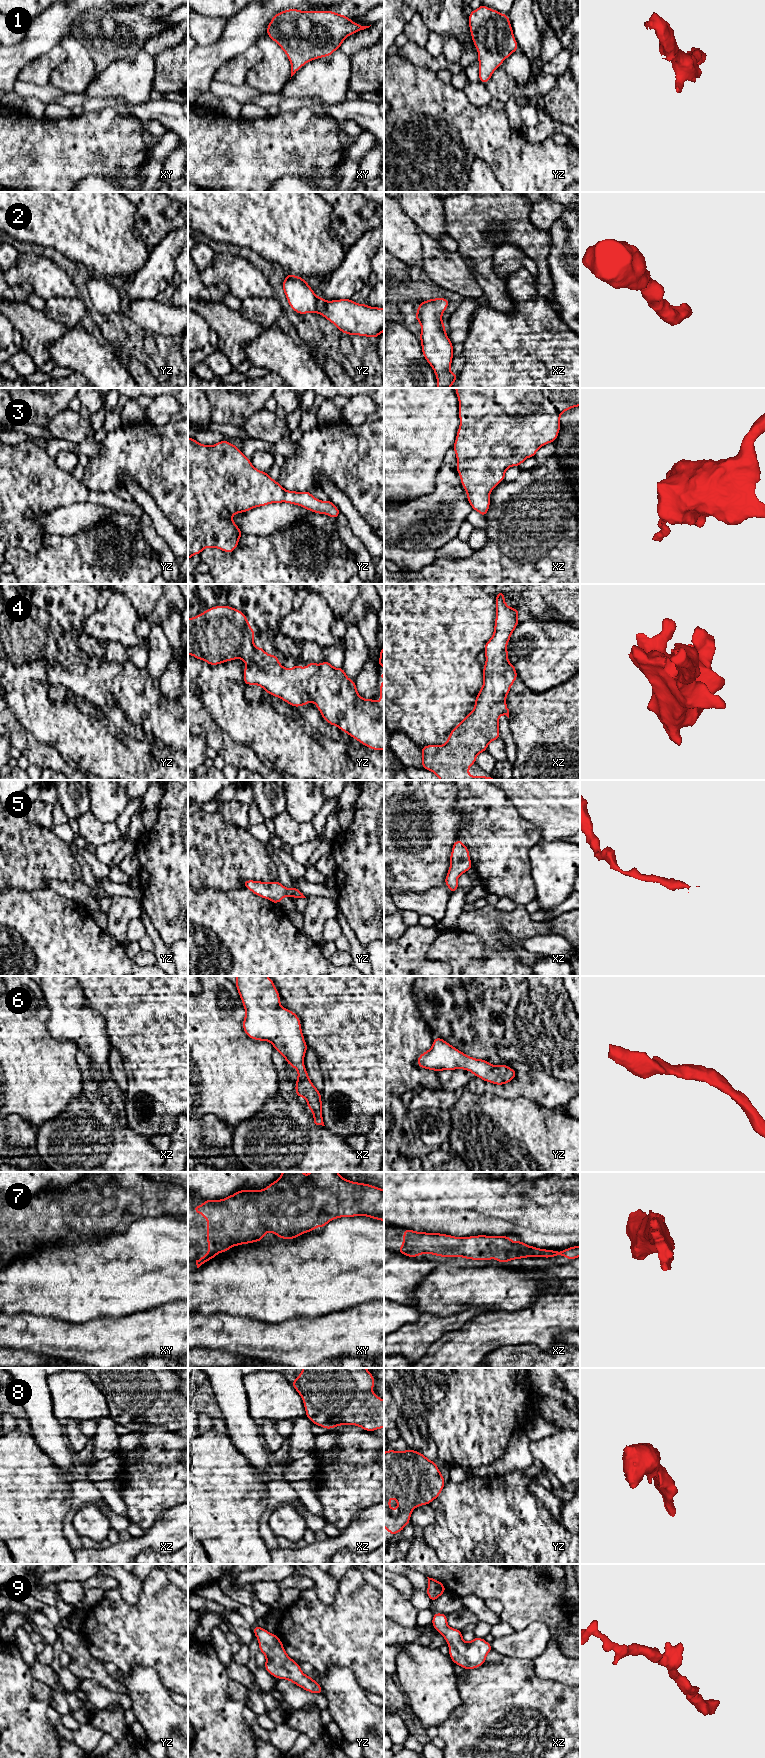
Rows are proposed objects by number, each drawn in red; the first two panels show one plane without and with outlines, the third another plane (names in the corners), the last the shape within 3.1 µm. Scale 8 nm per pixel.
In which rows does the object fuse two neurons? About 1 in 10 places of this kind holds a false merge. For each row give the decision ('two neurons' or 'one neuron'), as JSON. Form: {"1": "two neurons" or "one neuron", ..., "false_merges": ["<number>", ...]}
{"1": "one neuron", "2": "one neuron", "3": "one neuron", "4": "one neuron", "5": "one neuron", "6": "one neuron", "7": "one neuron", "8": "one neuron", "9": "one neuron", "false_merges": []}

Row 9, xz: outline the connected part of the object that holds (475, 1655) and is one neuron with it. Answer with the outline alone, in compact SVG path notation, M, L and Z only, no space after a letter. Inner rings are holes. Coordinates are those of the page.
M433 1613L431 1624L445 1638L449 1645L449 1656L454 1664L465 1670L471 1670L486 1662L487 1654L492 1650L492 1646L484 1638L475 1637L472 1641L465 1642L461 1630L448 1626L446 1614Z

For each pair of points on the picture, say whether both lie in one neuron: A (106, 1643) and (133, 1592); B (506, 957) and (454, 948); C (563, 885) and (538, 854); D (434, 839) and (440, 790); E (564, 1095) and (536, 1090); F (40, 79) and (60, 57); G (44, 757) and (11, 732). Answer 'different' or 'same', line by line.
A: different
B: same
C: same
D: same
E: same
F: same
G: same

